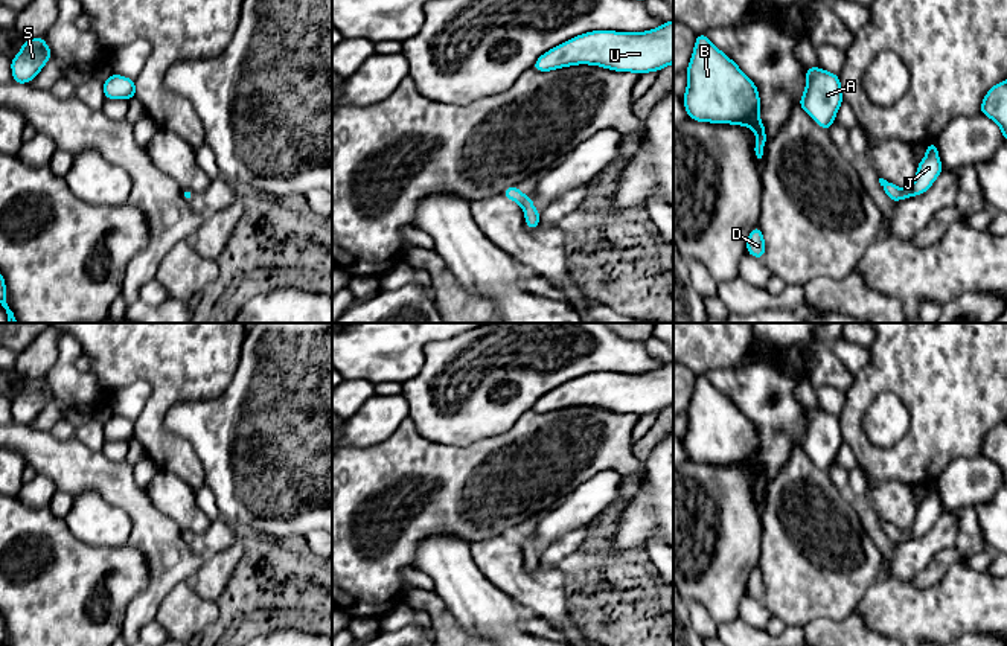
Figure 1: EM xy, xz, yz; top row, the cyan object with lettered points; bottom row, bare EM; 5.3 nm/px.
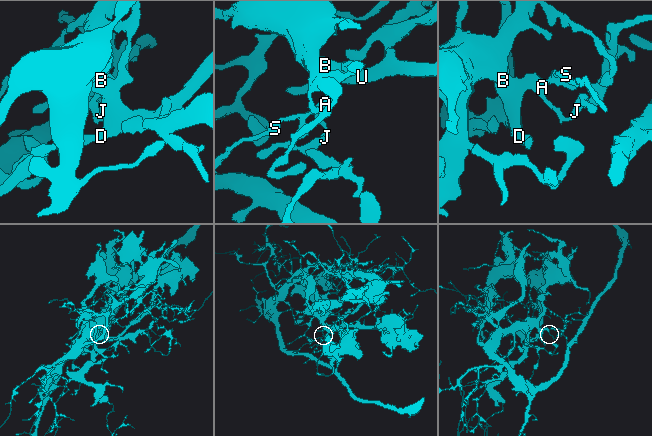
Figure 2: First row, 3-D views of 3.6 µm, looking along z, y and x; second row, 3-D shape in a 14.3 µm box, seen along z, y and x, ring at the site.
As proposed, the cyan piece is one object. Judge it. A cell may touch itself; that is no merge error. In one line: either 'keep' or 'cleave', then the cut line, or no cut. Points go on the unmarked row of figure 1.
keep | no cut

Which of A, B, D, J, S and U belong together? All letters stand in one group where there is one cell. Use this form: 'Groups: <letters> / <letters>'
Groups: A B D J S U

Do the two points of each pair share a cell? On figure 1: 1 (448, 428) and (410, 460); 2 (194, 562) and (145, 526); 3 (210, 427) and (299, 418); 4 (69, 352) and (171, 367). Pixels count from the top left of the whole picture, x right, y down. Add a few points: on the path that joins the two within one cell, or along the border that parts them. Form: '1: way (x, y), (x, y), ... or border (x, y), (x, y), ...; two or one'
1: border (409, 416), (421, 436), (447, 445), (468, 447); two
2: way (182, 562), (157, 538); one
3: way (232, 427), (278, 427); one
4: border (73, 338), (84, 354); two

